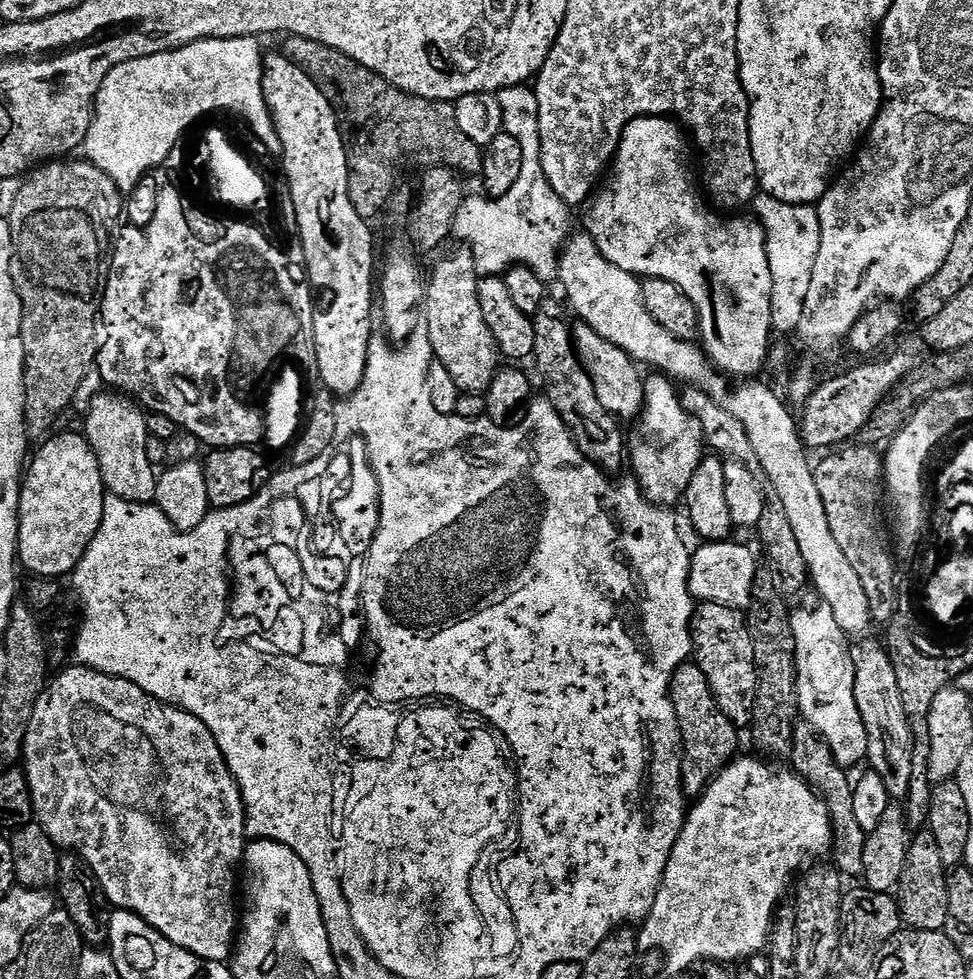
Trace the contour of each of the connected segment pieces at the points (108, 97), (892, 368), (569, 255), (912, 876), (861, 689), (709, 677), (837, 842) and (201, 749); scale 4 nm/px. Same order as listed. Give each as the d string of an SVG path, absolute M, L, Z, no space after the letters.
M255 36L199 40L169 52L127 60L114 66L110 74L106 74L100 93L96 96L96 111L92 125L82 145L83 155L88 163L98 166L98 170L106 173L122 194L131 194L141 187L140 179L151 168L156 170L163 165L175 144L181 141L178 134L189 120L199 116L205 109L221 105L236 112L247 113L264 140L268 140L268 143L279 143L278 130L268 112L262 90L264 66L260 44L261 41Z
M894 354L880 362L866 363L870 362L826 381L822 386L817 385L805 400L799 425L807 449L832 448L849 441L846 439L856 435L867 422L869 424L879 403L909 374L916 360L908 354Z
M573 235L563 245L558 265L558 281L560 280L565 294L568 295L567 303L570 308L572 303L571 311L576 311L580 315L577 317L583 323L594 326L594 330L598 330L602 338L626 350L626 354L632 357L637 365L649 364L657 373L676 382L685 380L685 385L701 388L706 395L713 398L726 395L729 381L713 367L704 355L703 347L697 346L692 340L674 338L674 334L658 326L658 322L654 322L650 310L646 310L644 305L641 281L606 259L591 236L579 235Z
M920 830L911 837L906 866L898 885L898 903L901 921L908 928L939 932L946 926L948 917L948 872L942 862L942 853L938 851L938 842L930 830Z
M868 638L860 646L851 647L851 661L854 662L854 696L859 713L868 735L868 755L871 771L882 778L889 797L903 801L910 790L910 778L914 774L914 734L906 718L905 706L899 693L898 678L894 666L883 645Z
M697 603L692 614L692 651L722 714L737 729L747 729L752 723L757 683L754 642L745 613L728 605Z
M807 722L797 723L792 729L791 760L791 771L800 775L813 790L820 793L821 798L826 802L832 819L835 867L845 877L859 877L864 870L866 833L862 830L862 826L858 826L858 818L854 815L854 794L852 793L854 784L851 779L848 781L849 773L841 768L830 746L821 738L820 733Z
M83 666L75 667L66 669L56 681L53 679L33 706L22 767L30 786L35 823L46 830L57 848L67 850L87 862L96 875L99 891L102 896L104 892L105 898L113 904L113 909L141 916L151 928L158 930L158 934L174 942L174 946L182 946L182 950L198 958L227 961L234 951L234 941L238 935L238 869L246 847L245 804L240 797L240 787L224 761L214 734L194 714L166 704L163 700L155 700L134 682L107 676Z

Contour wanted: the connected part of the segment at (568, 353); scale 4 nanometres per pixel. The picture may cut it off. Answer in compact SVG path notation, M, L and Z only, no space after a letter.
M545 298L532 322L534 361L536 360L536 368L548 387L546 399L570 430L572 440L585 461L605 474L616 474L626 464L626 440L624 444L624 432L620 429L622 424L606 410L606 406L602 406L602 402L598 402L598 394L594 394L594 382L590 382L586 370L580 365L580 359L576 357L569 313L565 305L561 304L552 298Z

